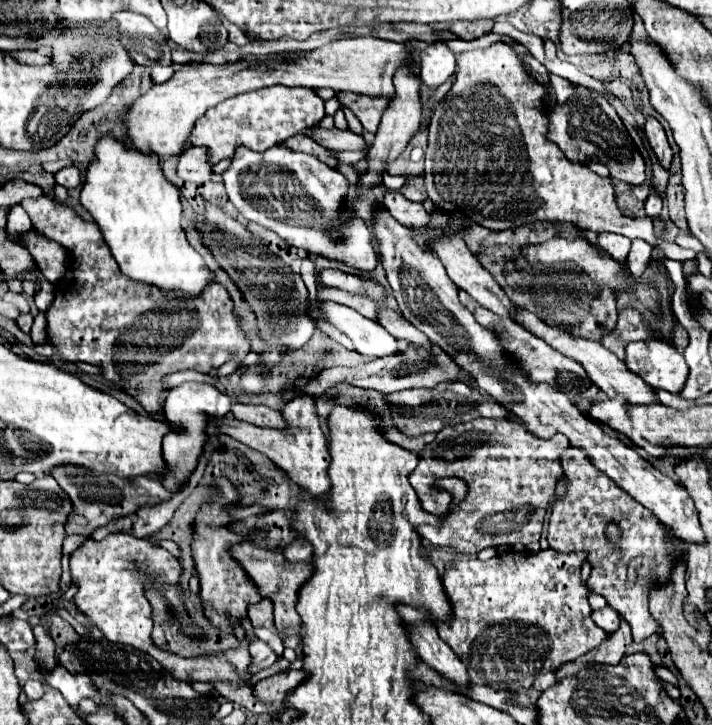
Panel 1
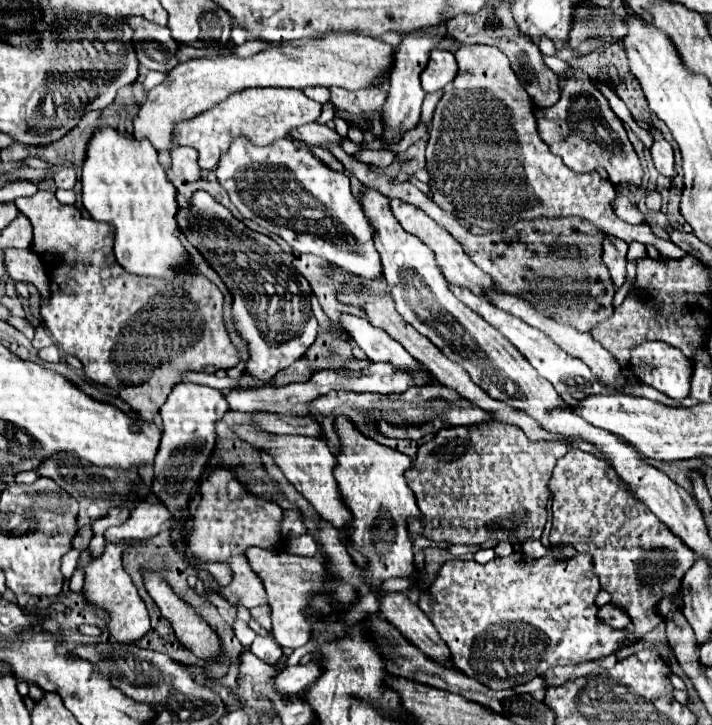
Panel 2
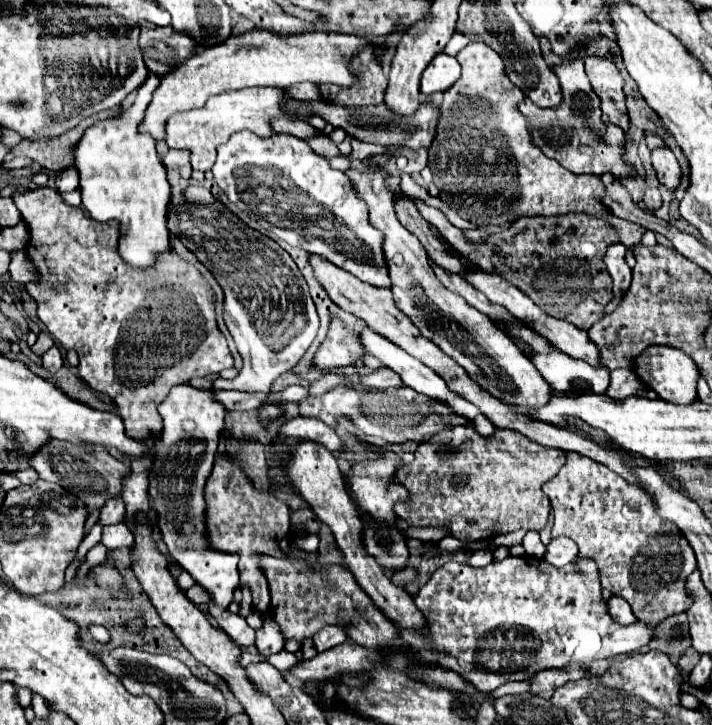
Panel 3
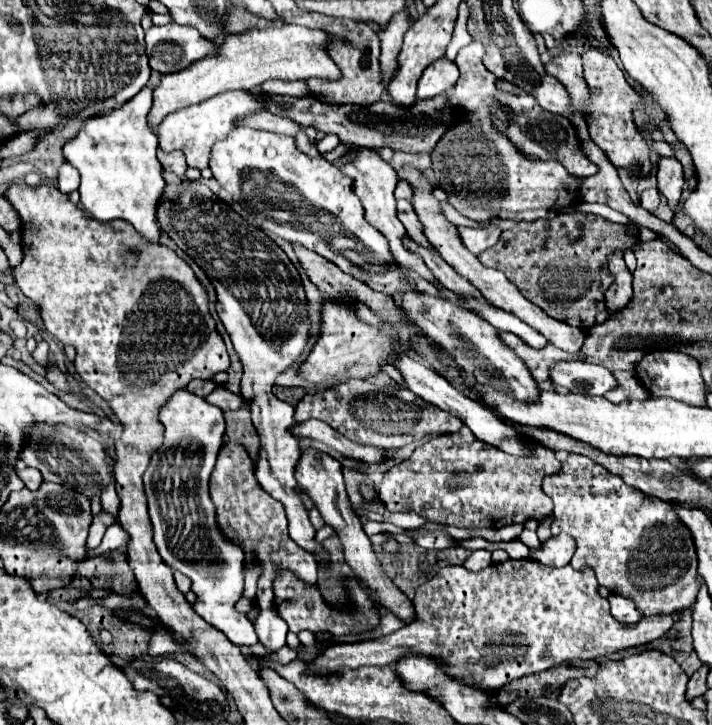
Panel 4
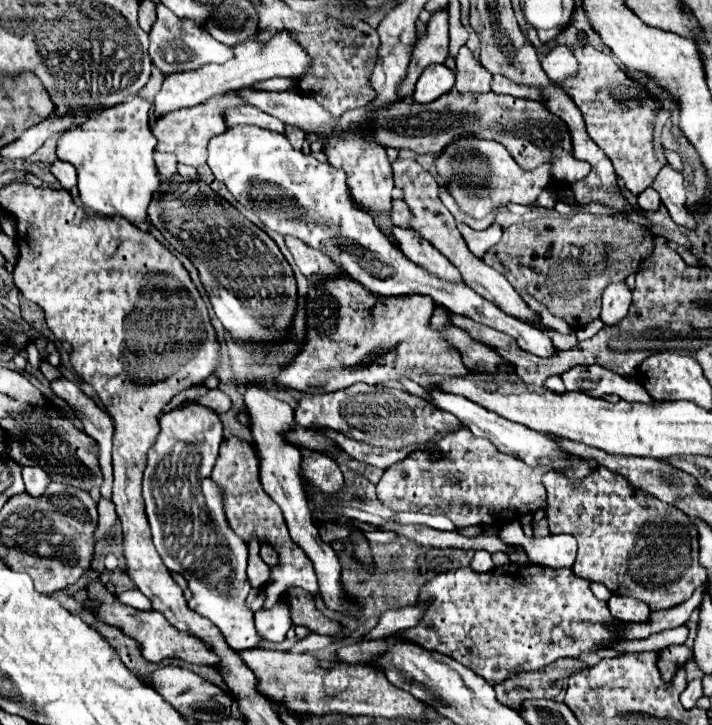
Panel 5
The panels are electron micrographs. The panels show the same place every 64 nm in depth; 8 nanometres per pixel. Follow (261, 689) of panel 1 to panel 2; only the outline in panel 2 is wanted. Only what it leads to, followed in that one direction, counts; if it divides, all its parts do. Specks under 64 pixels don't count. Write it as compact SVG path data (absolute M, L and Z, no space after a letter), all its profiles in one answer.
M314 658L308 664L296 664L296 666L288 666L284 668L278 678L274 680L276 688L284 694L298 694L306 688L310 688L318 676L320 676L320 662Z

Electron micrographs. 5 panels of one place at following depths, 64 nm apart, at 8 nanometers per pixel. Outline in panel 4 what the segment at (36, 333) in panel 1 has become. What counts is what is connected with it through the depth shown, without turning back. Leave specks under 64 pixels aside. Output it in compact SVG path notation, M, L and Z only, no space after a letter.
M40 342L38 346L36 346L36 350L34 350L34 360L40 364L40 366L44 366L44 368L50 368L50 362L48 362L48 344L46 342Z

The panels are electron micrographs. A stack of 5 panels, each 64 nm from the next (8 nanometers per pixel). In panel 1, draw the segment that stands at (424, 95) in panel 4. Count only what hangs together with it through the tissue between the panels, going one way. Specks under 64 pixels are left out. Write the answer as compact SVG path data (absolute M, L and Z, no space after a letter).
M444 42L428 44L428 48L420 52L420 58L422 58L420 80L428 88L438 88L456 72L454 52Z

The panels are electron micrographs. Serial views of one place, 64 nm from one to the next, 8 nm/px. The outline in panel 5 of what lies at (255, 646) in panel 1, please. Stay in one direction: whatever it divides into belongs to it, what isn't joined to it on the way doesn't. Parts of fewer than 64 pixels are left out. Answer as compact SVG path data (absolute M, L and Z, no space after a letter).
M278 602L272 608L260 608L256 612L256 630L270 642L282 642L292 628L292 612L288 602Z

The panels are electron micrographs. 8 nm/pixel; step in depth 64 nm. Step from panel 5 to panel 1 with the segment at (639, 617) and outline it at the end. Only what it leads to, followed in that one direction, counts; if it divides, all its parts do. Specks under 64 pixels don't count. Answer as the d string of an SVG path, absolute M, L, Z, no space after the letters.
M604 606L602 610L596 610L596 612L592 614L592 618L594 618L596 624L598 624L600 628L604 628L608 634L616 632L618 626L620 626L620 614L618 614L614 608L610 608L610 606Z

